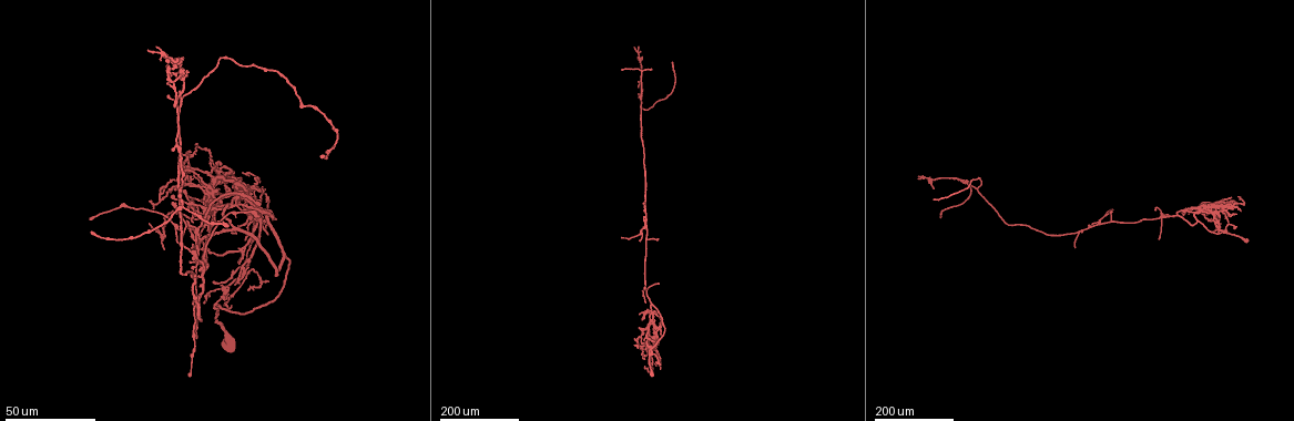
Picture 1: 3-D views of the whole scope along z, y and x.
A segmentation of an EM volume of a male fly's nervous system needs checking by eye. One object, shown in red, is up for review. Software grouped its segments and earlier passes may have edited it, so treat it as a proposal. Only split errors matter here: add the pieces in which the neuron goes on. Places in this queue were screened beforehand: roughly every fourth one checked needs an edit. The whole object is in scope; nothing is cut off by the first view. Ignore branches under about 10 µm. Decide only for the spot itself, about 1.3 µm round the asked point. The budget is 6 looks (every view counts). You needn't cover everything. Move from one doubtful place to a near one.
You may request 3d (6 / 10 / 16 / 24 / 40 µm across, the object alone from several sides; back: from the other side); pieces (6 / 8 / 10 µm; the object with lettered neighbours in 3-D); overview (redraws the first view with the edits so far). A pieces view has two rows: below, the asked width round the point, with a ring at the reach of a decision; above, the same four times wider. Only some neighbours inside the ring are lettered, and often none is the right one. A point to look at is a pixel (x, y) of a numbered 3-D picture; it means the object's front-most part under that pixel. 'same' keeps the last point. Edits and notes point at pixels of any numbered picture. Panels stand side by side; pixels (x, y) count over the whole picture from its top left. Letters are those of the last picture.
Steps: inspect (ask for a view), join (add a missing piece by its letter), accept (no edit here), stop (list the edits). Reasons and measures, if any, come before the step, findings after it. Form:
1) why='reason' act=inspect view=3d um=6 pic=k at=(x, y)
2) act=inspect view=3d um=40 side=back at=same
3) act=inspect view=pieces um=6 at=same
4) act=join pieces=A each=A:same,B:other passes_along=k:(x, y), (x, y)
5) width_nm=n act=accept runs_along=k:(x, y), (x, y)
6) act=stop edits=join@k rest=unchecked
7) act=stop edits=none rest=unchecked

why='an open end' act=inspect view=3d um=24 pic=1 at=(639, 86)

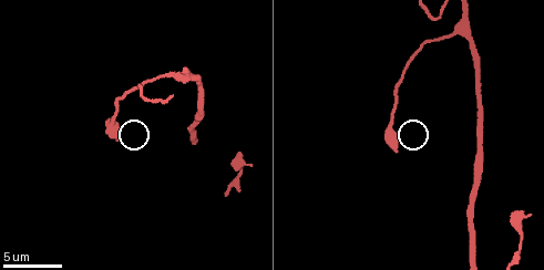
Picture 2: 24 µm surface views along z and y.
act=inspect view=pieces um=10 pic=2 at=(397, 150)

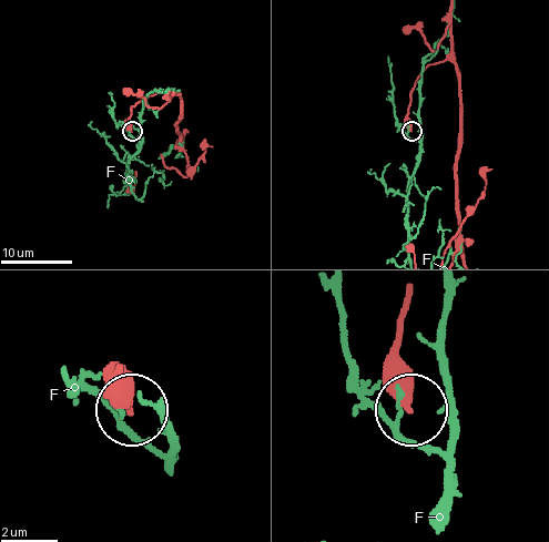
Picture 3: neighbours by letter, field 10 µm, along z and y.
width_nm=310 act=accept each=F:other runs_along=3:(458, 79), (449, 61), (426, 67), (408, 109), (410, 129) found='none of them fits'

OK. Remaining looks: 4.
why='end of a long branch' act=inspect view=3d um=40 pic=1 at=(641, 55)

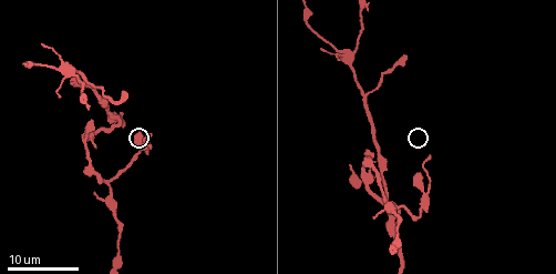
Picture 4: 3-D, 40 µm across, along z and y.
why='see the neighbours' act=inspect view=pieces um=10 pic=4 at=(152, 135)

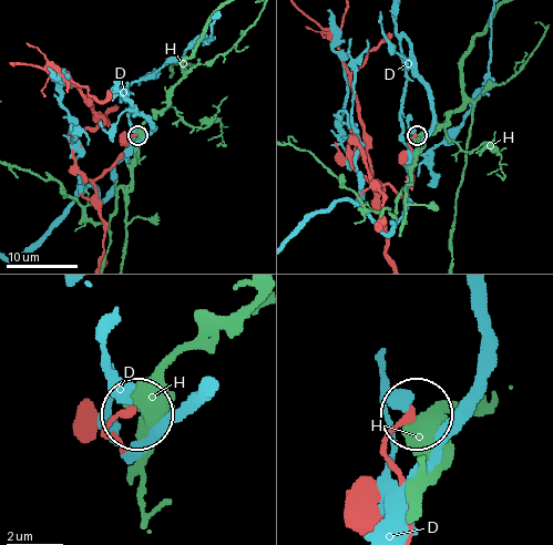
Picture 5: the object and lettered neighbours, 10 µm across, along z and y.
act=accept each=D:other,H:other found='no lettered piece goes on from it'

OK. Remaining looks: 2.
act=inspect view=3d um=24 pic=1 at=(940, 197)

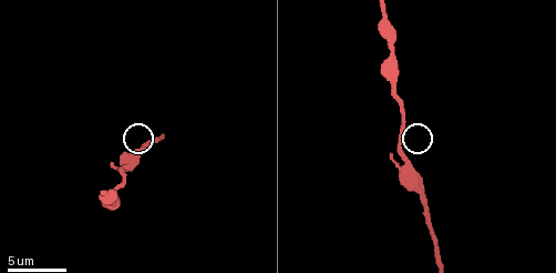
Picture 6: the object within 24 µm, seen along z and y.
why='see the neighbours' act=inspect view=pieces um=6 pic=6 at=(390, 156)

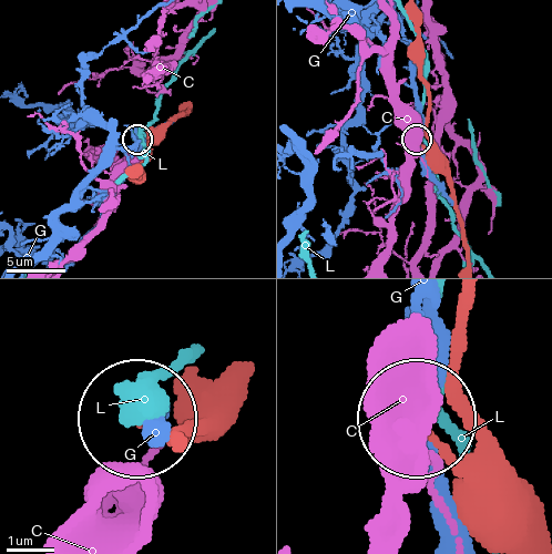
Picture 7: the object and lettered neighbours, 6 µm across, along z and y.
act=accept each=C:other,G:other,L:other found='none of them fits'

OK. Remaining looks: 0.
act=stop edits=none rest=unchecked

